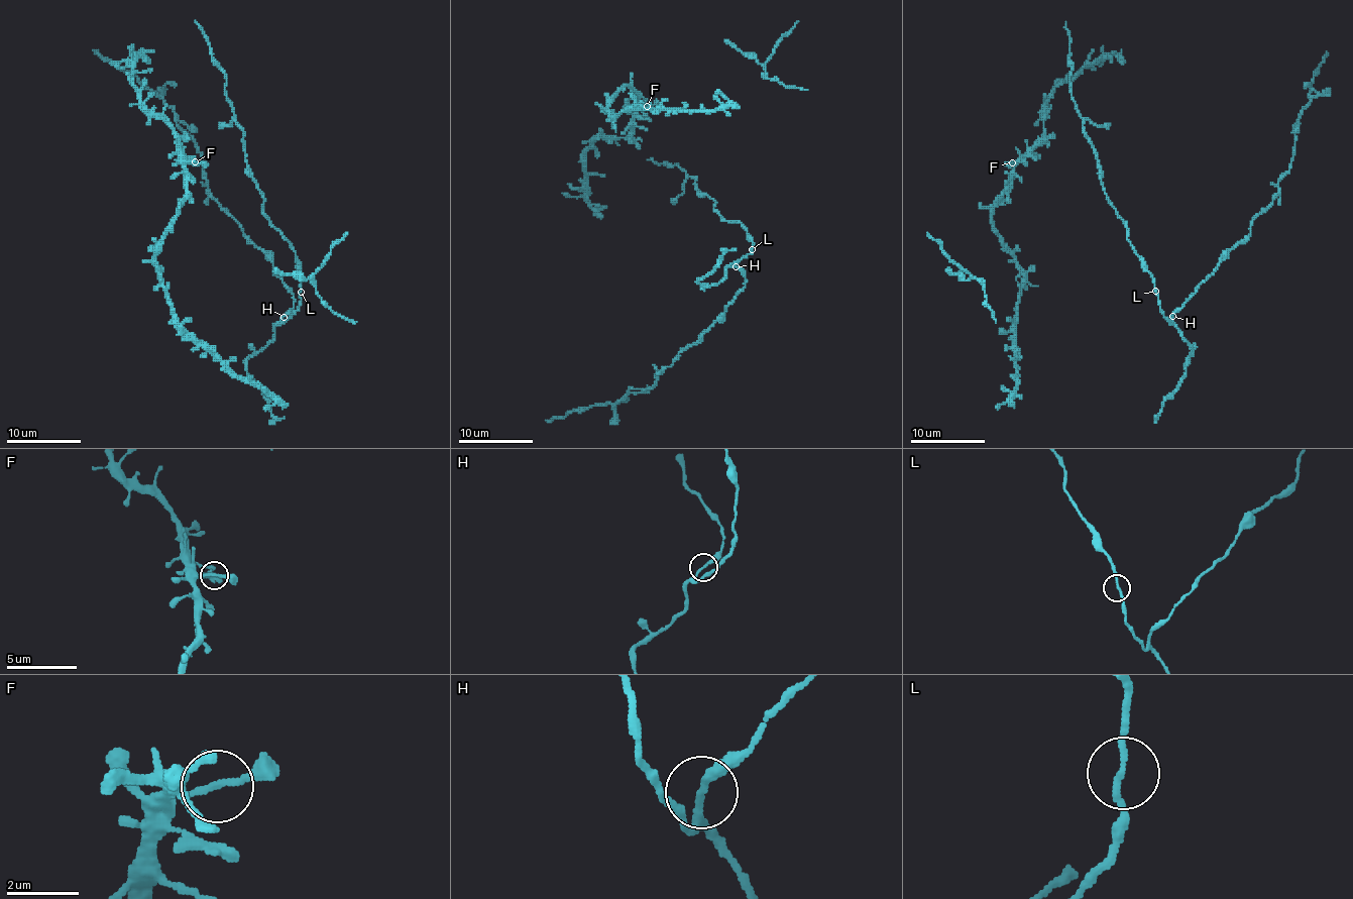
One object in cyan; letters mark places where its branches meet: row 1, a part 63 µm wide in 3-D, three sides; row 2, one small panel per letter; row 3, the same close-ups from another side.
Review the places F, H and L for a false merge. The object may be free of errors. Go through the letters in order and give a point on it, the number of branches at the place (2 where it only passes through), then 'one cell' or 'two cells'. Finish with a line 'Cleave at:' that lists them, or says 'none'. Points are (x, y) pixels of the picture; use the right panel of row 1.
F: place (1012, 162); branches 2; one cell
H: place (1172, 316); branches 2; one cell
L: place (1155, 291); branches 2; one cell
Cleave at: none

